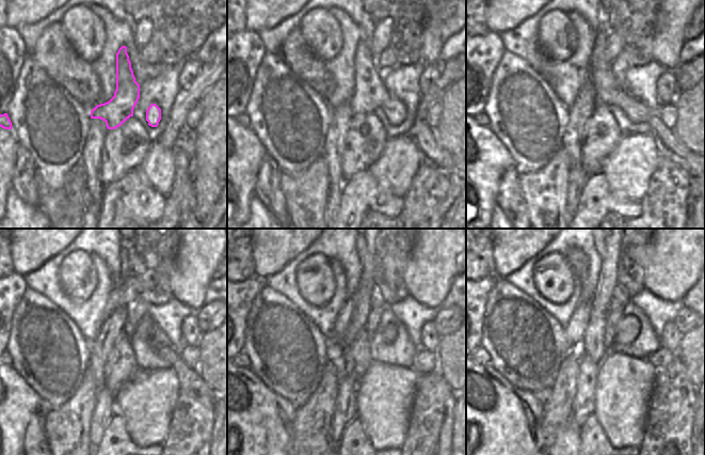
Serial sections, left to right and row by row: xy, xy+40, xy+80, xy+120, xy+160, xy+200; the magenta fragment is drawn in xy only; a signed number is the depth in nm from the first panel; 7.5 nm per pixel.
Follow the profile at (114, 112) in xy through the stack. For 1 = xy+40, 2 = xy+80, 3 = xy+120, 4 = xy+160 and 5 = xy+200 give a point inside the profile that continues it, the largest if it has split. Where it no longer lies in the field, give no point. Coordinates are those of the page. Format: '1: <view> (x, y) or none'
1: xy+40 (370, 93)
2: xy+80 (609, 92)
3: xy+120 (190, 381)
4: xy+160 (361, 250)
5: xy+200 (601, 250)

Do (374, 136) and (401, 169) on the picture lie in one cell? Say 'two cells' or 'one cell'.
two cells

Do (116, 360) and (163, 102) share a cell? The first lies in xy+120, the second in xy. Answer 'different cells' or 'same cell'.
different cells

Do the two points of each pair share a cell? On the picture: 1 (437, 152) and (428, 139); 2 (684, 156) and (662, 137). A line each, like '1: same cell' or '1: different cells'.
1: same cell
2: same cell

